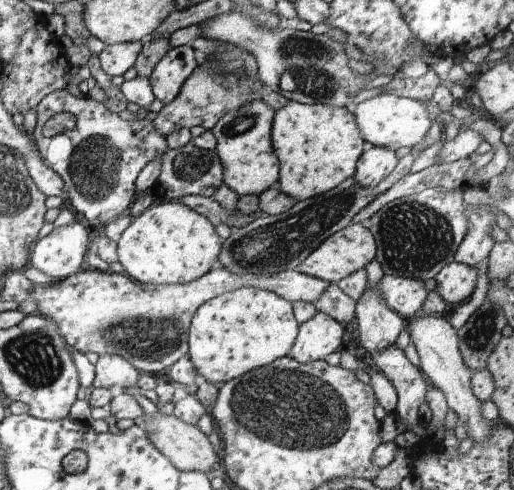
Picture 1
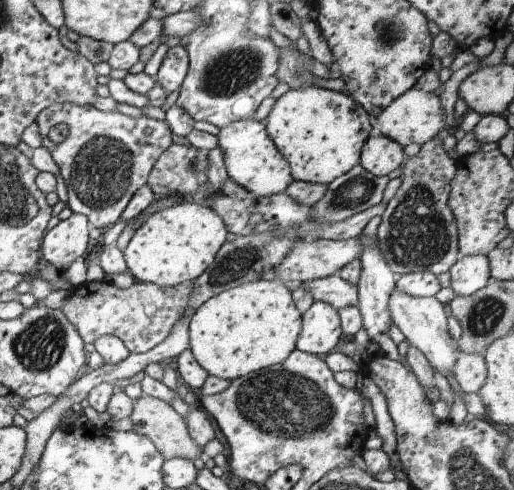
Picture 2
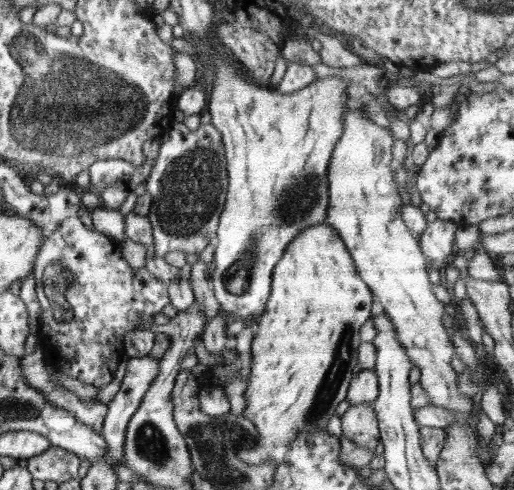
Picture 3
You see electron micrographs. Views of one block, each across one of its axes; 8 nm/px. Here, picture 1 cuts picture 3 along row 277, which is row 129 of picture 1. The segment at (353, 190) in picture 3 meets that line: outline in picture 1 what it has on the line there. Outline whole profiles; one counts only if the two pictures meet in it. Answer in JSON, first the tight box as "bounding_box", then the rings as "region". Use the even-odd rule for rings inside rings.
{"bounding_box":[351,93,432,152],"region":[[[382,93],[351,108],[363,140],[374,147],[385,147],[394,152],[404,147],[412,149],[424,139],[432,124],[426,108],[411,97]]]}

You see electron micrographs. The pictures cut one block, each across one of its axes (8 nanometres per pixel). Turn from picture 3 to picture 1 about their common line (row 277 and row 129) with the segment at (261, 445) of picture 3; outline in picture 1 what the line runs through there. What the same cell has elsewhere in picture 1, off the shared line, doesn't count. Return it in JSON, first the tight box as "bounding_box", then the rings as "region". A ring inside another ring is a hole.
{"bounding_box":[271,101,365,202],"region":[[[289,101],[284,108],[276,111],[271,142],[279,161],[277,184],[283,194],[296,202],[320,197],[354,176],[358,160],[365,152],[365,141],[352,108],[320,103],[308,105]]]}

